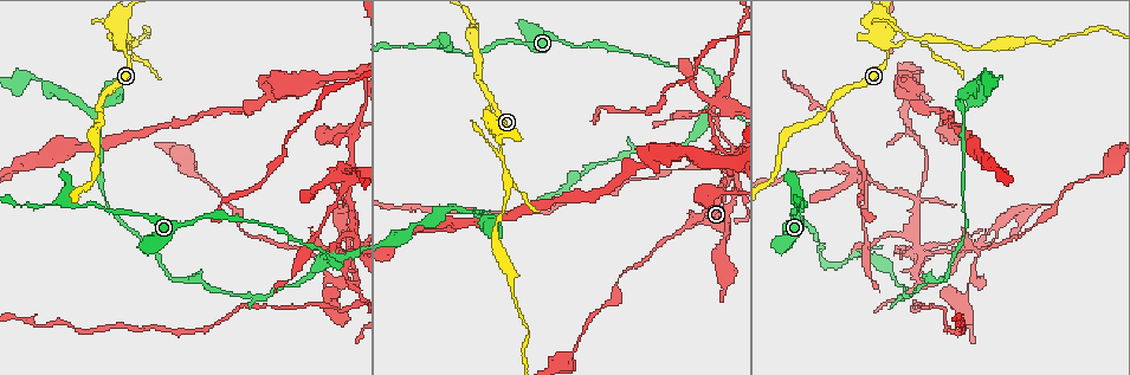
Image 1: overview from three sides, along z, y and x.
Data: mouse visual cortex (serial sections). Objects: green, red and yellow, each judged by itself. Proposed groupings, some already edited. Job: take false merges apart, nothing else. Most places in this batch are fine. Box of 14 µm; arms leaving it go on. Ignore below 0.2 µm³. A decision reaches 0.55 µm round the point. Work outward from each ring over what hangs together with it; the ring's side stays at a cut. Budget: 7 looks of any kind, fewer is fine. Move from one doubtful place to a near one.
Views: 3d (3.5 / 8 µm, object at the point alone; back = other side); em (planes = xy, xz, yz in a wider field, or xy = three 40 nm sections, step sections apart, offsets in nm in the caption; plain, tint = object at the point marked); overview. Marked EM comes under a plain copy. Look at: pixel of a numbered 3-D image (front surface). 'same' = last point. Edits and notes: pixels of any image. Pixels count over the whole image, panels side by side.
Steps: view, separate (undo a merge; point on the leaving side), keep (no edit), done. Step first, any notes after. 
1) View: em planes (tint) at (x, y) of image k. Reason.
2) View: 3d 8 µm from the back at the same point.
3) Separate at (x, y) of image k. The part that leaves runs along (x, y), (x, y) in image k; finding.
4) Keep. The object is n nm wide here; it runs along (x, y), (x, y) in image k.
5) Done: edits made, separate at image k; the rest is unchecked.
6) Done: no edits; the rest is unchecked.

View: 3d 3.5 µm at (339, 258) of image 1. Arms part here.

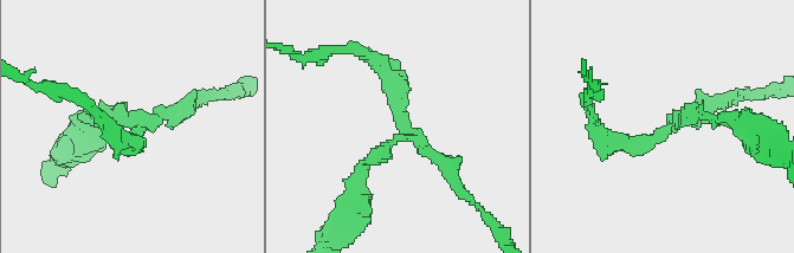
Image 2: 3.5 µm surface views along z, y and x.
View: em xy step 1 (tint) at (139, 129) of image 2. 3 arms meet here; the arms are 150, 200, 250 nm wide; shape alone is not enough.

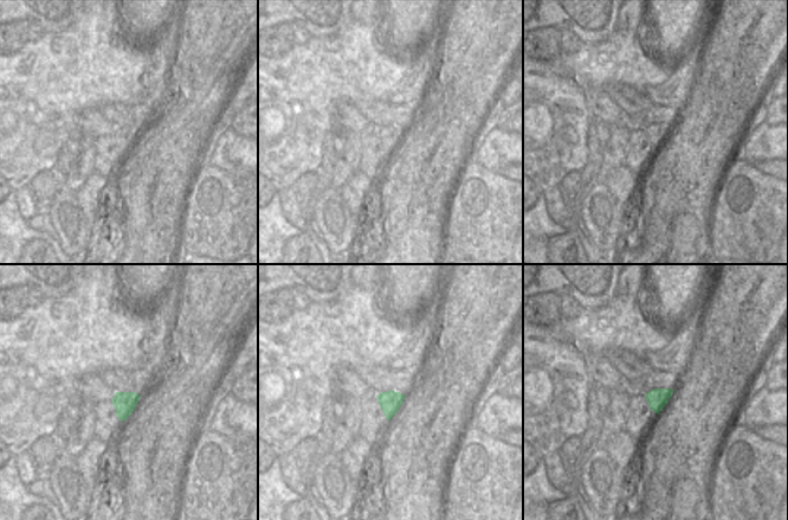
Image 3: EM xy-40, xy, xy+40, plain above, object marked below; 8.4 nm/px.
View: em xy step 3 (tint) at the same point. Cut it another way.

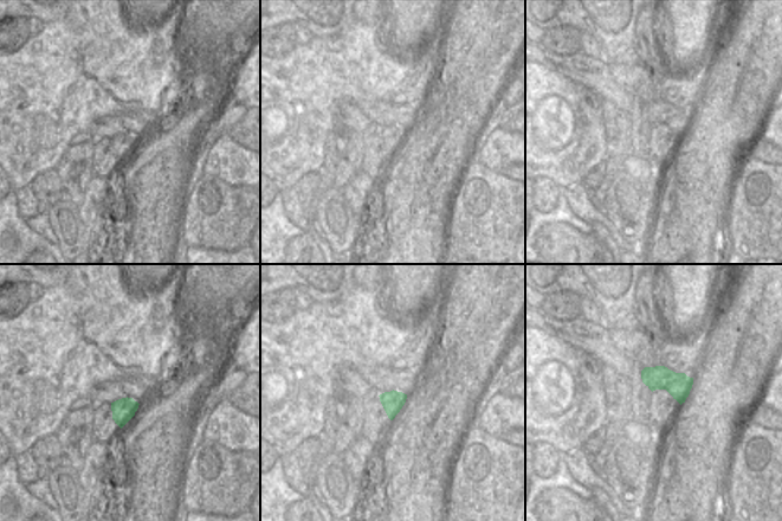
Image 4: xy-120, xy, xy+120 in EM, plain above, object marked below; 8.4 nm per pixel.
Separate at (376, 161) of image 2. Two cells meet here.

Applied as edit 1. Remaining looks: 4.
View: overview.

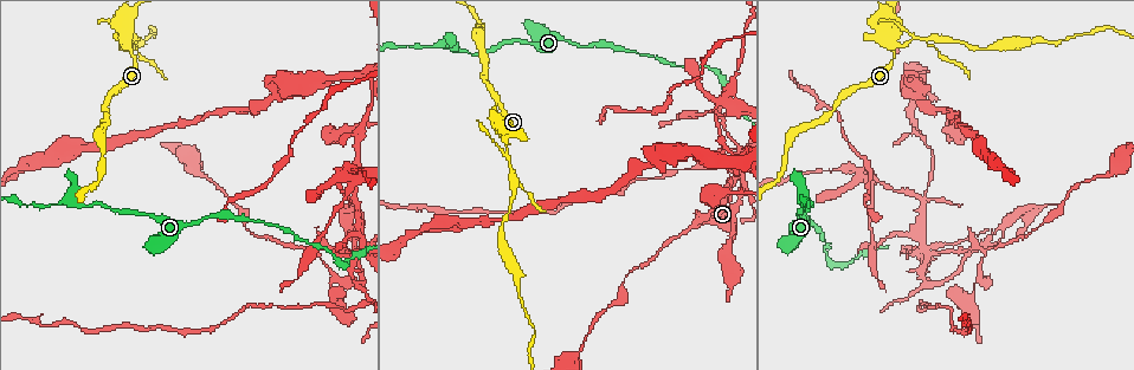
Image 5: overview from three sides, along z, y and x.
View: 3d 3.5 µm from the back at (984, 253) of image 5. Abrupt turn.

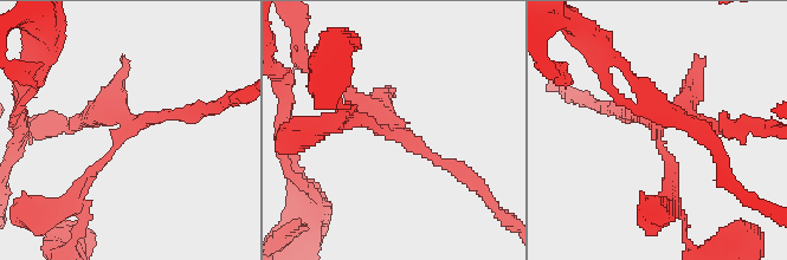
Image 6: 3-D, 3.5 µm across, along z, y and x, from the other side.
View: em planes (tint) at (396, 130) of image 6.

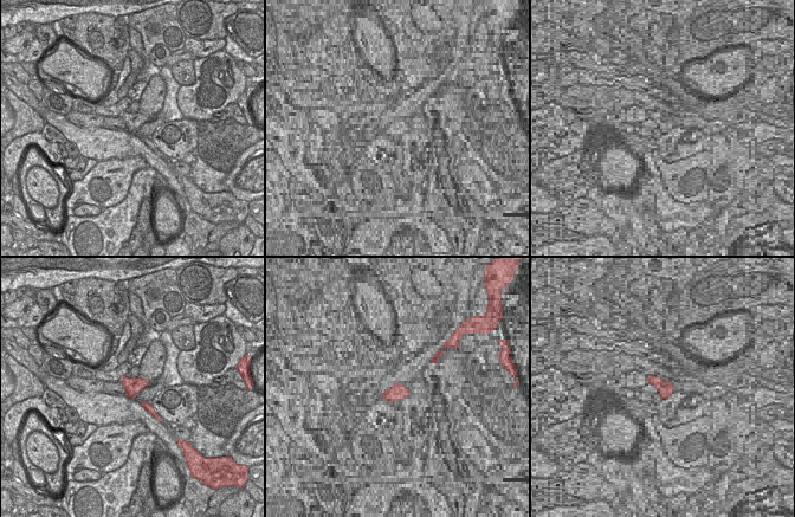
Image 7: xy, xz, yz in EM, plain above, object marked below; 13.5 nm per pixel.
Keep. It runs along (668, 187), (656, 131), (673, 114), (707, 124) in image 6; all the same cell.

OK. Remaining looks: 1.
Done: edits made, separate at image 2; the rest is unchecked.

